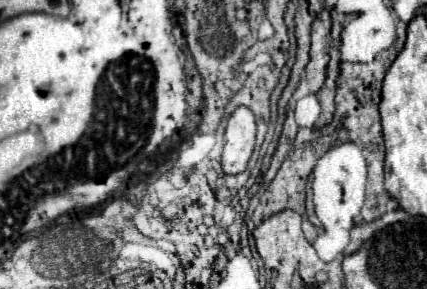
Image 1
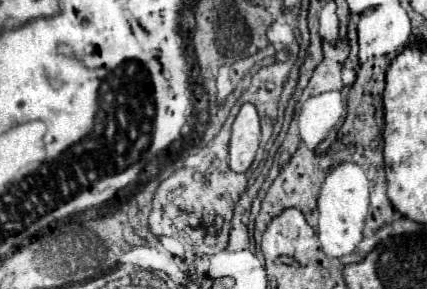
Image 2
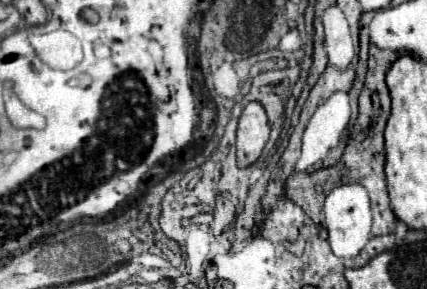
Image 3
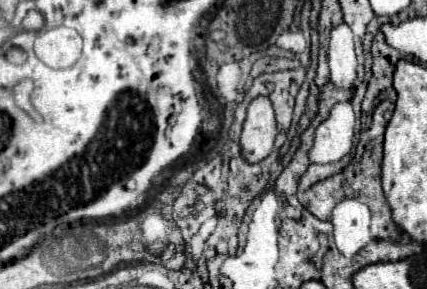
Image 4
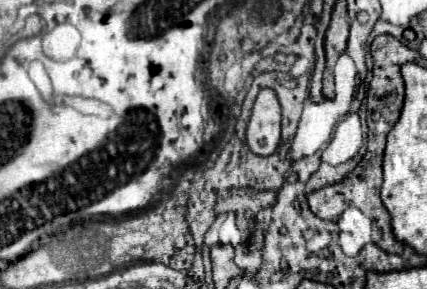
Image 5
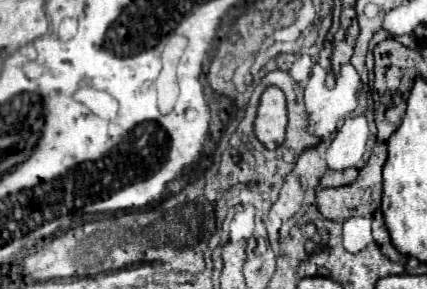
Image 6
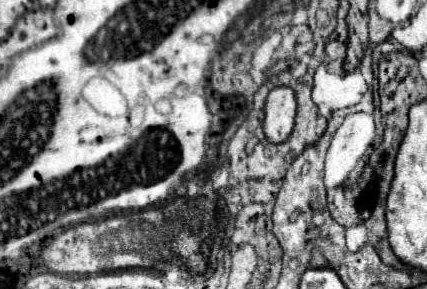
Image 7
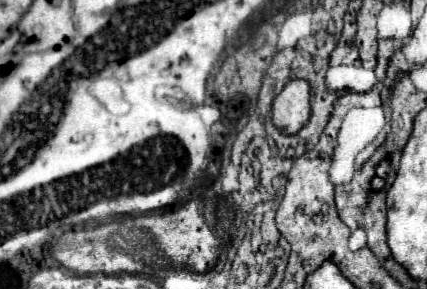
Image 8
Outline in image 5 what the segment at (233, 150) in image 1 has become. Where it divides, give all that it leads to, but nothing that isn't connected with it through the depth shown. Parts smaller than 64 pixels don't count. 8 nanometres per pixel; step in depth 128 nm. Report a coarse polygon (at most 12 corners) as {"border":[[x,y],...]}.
{"border":[[260,90],[246,128],[246,144],[270,156],[280,142],[280,104]]}

